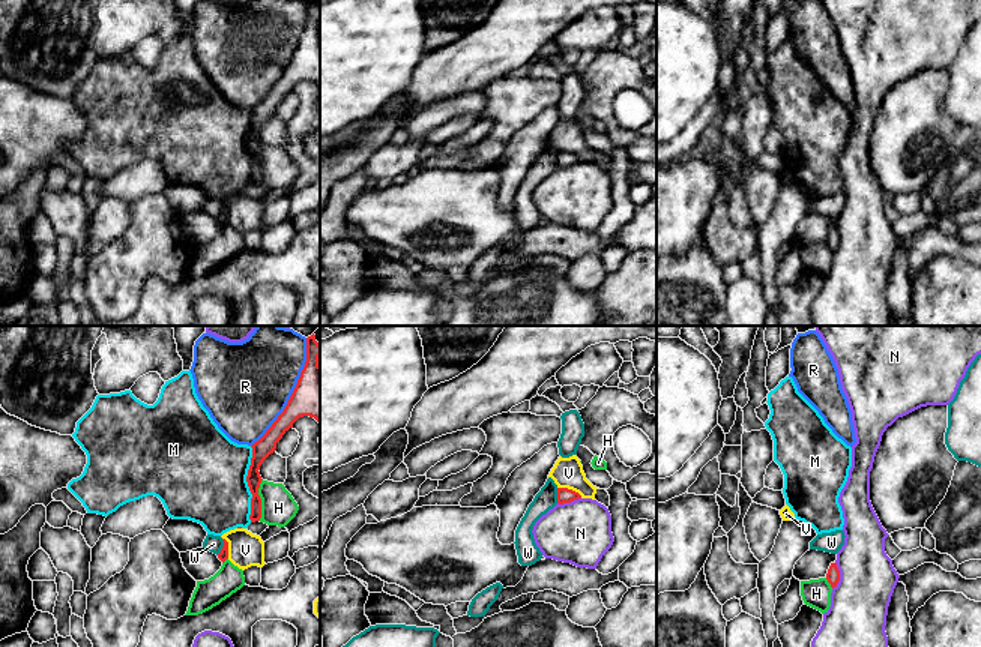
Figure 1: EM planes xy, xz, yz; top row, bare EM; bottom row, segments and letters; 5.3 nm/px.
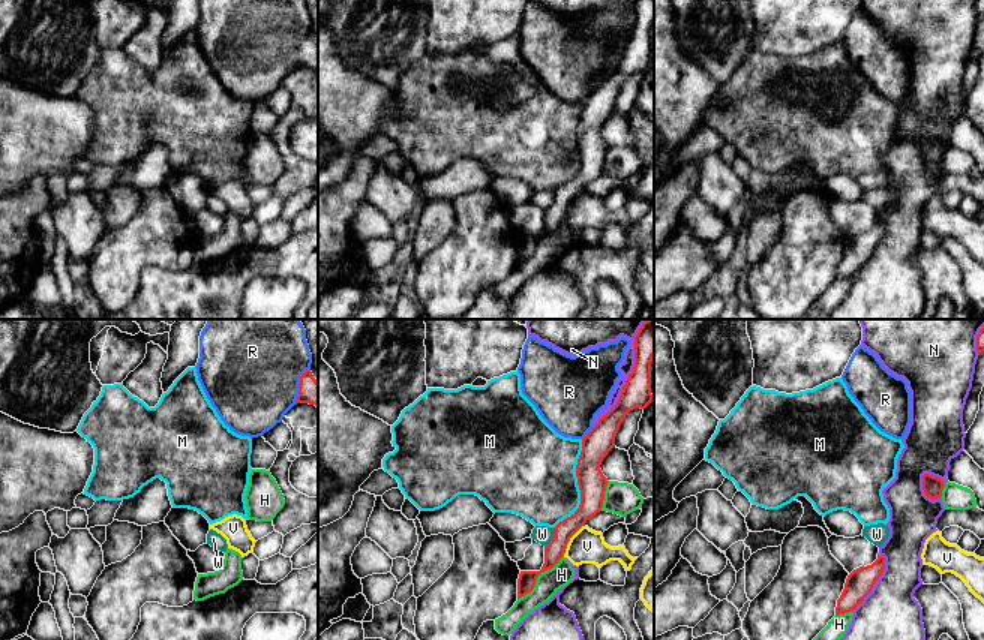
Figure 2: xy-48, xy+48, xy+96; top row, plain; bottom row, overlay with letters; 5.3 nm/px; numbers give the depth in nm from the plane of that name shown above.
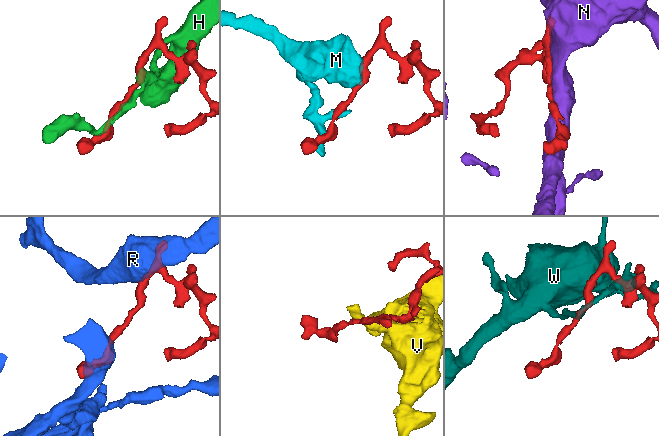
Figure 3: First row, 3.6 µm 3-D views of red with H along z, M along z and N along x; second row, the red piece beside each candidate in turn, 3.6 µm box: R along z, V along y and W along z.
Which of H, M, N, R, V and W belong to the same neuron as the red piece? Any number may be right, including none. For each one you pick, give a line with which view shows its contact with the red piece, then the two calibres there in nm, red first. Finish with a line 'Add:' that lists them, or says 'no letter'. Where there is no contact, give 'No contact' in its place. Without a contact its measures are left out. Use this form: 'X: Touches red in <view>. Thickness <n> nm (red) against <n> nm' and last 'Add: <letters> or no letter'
Add: no letter

